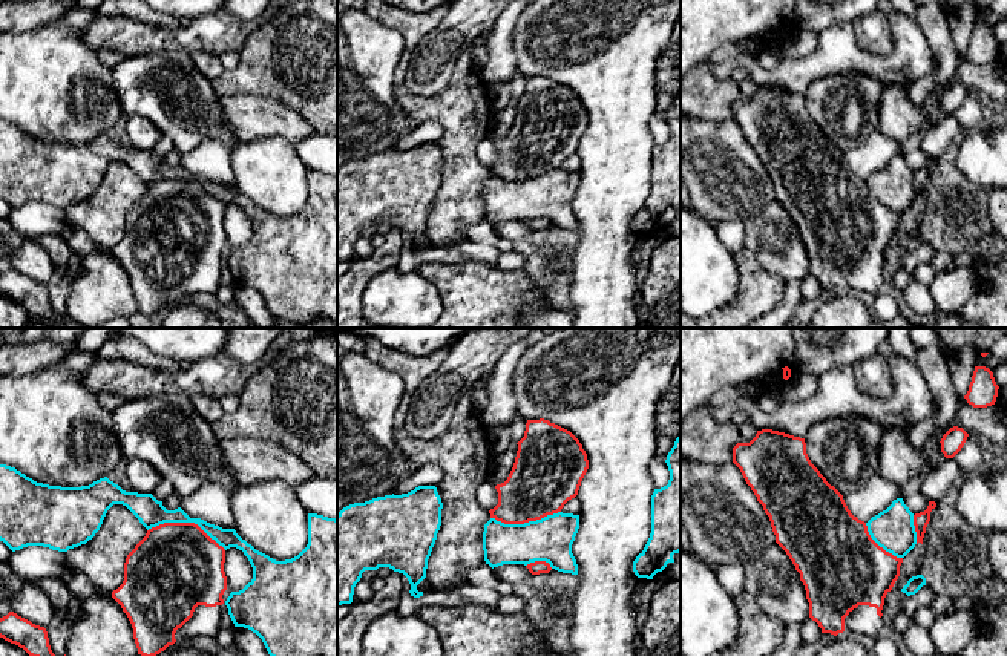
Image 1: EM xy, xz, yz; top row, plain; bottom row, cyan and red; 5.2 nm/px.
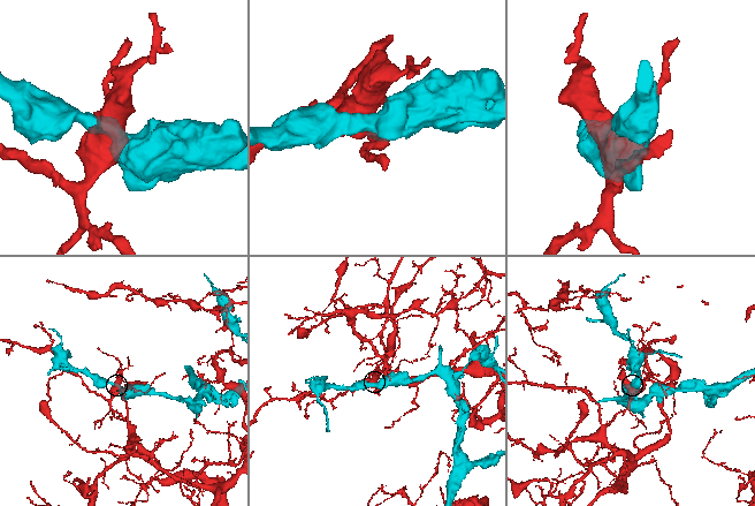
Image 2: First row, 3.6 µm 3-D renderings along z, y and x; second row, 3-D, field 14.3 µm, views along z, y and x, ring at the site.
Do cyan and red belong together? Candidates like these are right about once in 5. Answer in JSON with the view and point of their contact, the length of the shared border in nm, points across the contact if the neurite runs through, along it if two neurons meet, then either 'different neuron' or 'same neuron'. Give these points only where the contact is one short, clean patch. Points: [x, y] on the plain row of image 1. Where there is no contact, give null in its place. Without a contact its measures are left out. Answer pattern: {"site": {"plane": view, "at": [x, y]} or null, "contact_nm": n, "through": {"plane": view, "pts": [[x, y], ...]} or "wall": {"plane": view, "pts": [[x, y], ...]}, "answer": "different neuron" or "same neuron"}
{"site": {"plane": "xy", "at": [187, 178]}, "contact_nm": 420, "answer": "different neuron"}

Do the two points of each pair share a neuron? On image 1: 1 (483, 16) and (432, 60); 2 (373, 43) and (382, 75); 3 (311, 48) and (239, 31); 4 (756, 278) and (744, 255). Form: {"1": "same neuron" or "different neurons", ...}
{"1": "same neuron", "2": "same neuron", "3": "different neurons", "4": "same neuron"}

